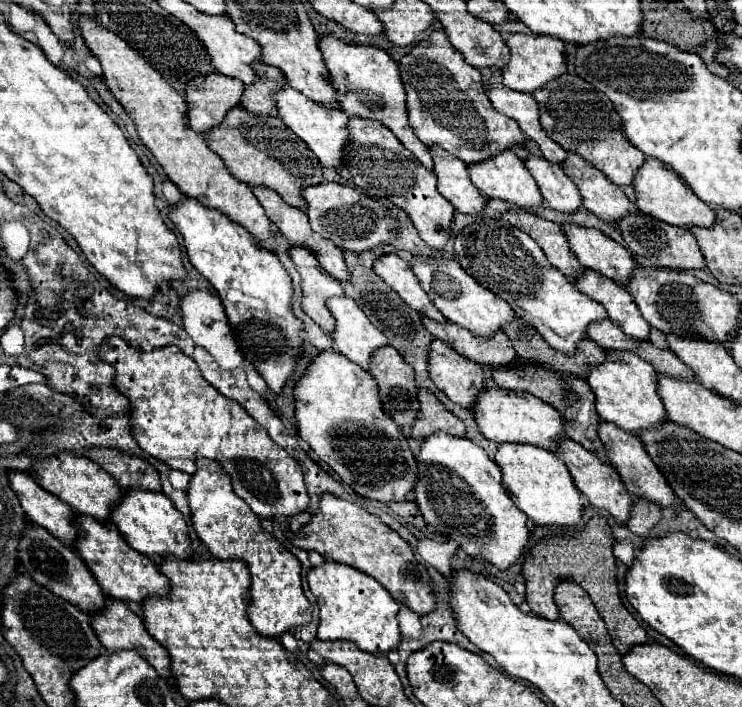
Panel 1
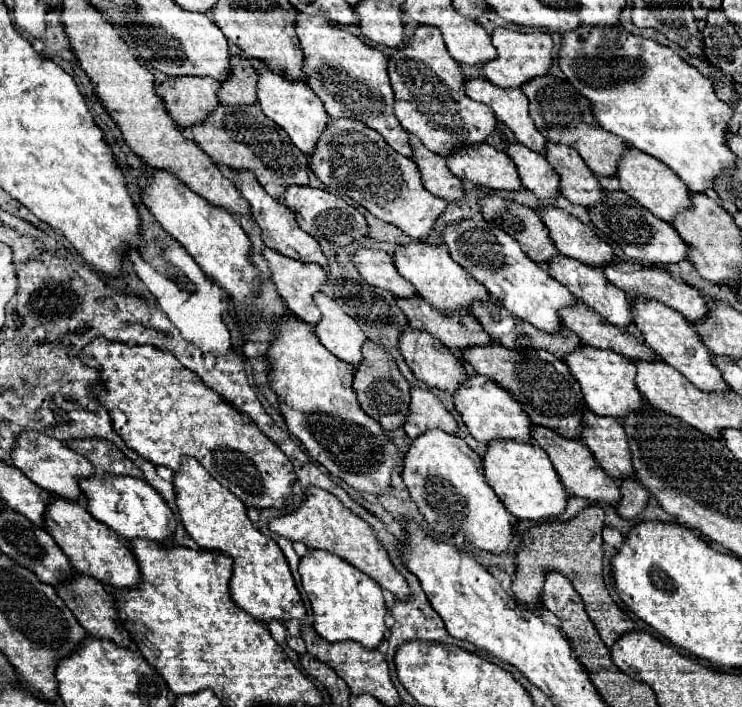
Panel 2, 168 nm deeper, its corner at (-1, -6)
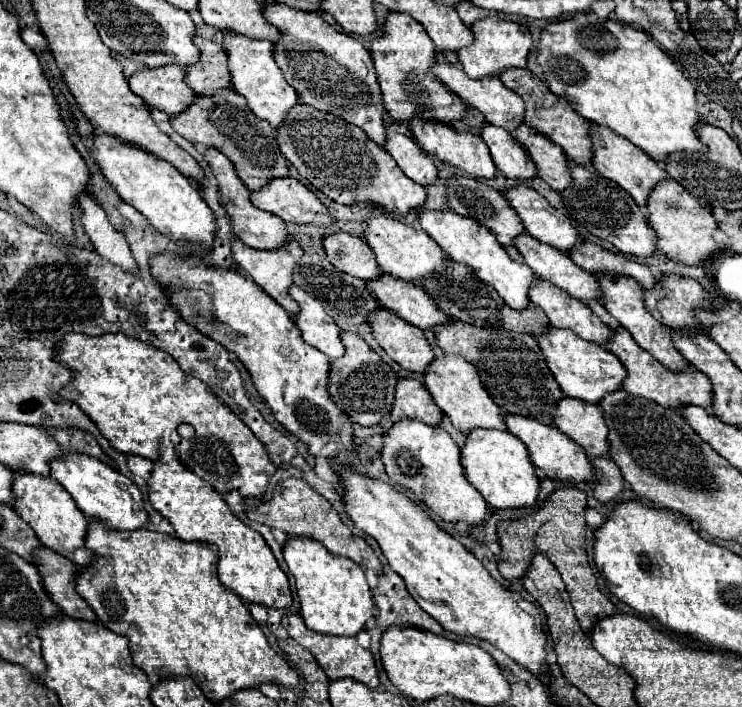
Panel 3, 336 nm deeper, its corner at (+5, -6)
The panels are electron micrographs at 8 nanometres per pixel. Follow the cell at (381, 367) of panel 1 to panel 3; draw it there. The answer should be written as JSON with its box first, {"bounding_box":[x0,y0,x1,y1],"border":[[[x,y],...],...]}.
{"bounding_box":[330,332,398,426],"border":[[[342,332],[340,336],[346,346],[346,354],[330,364],[330,396],[352,422],[362,426],[380,424],[392,412],[398,374],[358,334]]]}

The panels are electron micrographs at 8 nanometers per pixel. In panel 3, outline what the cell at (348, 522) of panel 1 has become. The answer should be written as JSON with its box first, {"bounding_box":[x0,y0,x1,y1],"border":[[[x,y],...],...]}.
{"bounding_box":[246,478,382,574],"border":[[[288,478],[282,484],[278,484],[278,488],[274,488],[272,500],[264,502],[258,508],[250,508],[246,510],[246,516],[254,522],[262,522],[270,528],[278,528],[282,532],[286,532],[288,536],[302,536],[302,538],[312,538],[318,540],[328,552],[338,554],[338,556],[346,556],[352,562],[356,562],[362,568],[372,568],[376,574],[382,574],[382,564],[376,558],[372,546],[354,536],[350,532],[350,528],[340,520],[336,508],[324,500],[324,496],[320,496],[318,492],[314,492],[312,488],[308,488],[308,484],[304,484],[304,480],[296,480],[296,478]]]}

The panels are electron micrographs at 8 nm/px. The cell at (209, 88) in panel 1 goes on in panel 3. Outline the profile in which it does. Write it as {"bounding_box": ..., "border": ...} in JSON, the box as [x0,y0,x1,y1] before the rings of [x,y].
{"bounding_box":[128,66,198,116],"border":[[[180,66],[150,68],[128,78],[130,90],[138,94],[150,108],[158,108],[168,116],[184,112],[198,98],[186,84],[186,70]]]}

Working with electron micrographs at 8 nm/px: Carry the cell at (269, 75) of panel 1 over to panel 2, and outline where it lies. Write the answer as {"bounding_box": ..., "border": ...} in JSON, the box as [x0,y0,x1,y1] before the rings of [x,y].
{"bounding_box":[218,54,256,106],"border":[[[230,54],[230,76],[222,82],[218,92],[220,104],[242,106],[256,102],[256,70],[248,58]]]}

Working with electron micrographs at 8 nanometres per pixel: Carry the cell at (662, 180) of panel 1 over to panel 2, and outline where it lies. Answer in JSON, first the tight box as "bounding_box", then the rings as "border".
{"bounding_box":[616,146,690,222],"border":[[[632,146],[626,148],[624,156],[618,162],[616,168],[616,178],[620,182],[620,188],[632,196],[634,200],[638,200],[646,210],[650,210],[654,216],[672,222],[672,218],[678,212],[684,212],[690,208],[690,192],[686,188],[686,184],[658,158],[642,152],[642,150],[634,150]]]}

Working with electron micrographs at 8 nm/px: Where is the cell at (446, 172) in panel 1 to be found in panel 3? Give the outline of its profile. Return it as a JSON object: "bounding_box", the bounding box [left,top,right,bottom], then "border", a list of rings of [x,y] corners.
{"bounding_box":[384,122,438,186],"border":[[[396,122],[390,124],[386,130],[388,130],[388,140],[384,150],[390,152],[390,156],[404,170],[404,174],[422,186],[438,182],[438,168],[434,160],[414,142],[408,126]]]}

